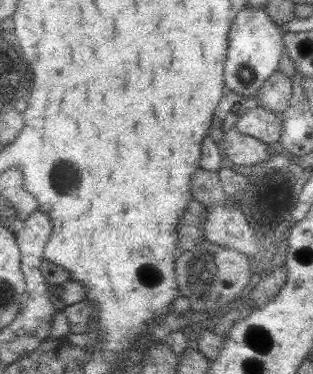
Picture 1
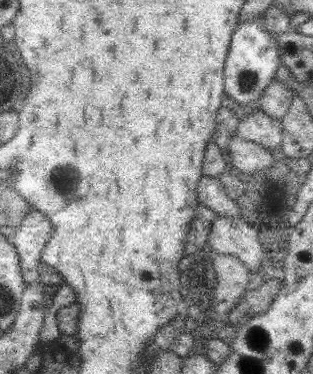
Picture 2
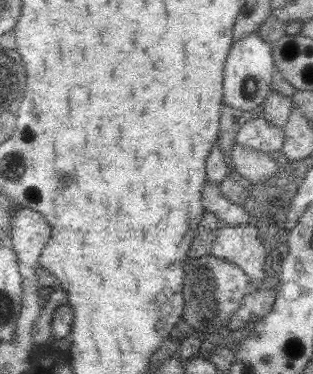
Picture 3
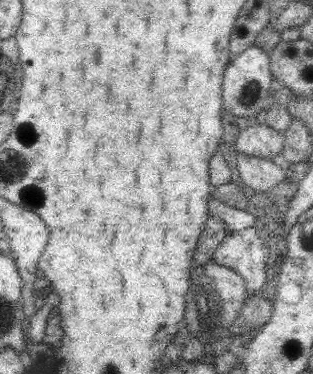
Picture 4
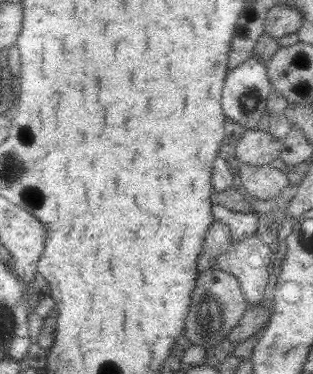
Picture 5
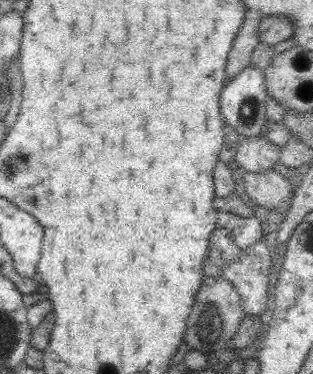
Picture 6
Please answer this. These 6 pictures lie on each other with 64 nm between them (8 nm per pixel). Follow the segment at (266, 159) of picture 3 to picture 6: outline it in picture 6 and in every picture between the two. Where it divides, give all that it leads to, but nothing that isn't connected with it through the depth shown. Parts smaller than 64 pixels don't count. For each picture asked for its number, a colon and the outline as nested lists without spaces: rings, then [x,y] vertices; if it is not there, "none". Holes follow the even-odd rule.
4: [[[237,156],[237,174],[241,178],[241,184],[249,186],[255,192],[269,192],[279,182],[287,180],[287,168],[285,166],[275,166],[267,158],[255,158],[255,156]]]
5: [[[237,162],[235,164],[243,188],[251,192],[257,198],[273,198],[283,192],[283,188],[289,186],[293,176],[289,172],[281,172],[277,168],[271,168],[269,164],[263,166],[249,166],[247,162]]]
6: [[[267,170],[259,174],[247,172],[243,178],[243,186],[247,196],[255,204],[281,210],[283,216],[285,216],[285,202],[293,200],[293,190],[295,190],[293,180],[283,178],[275,170]]]

